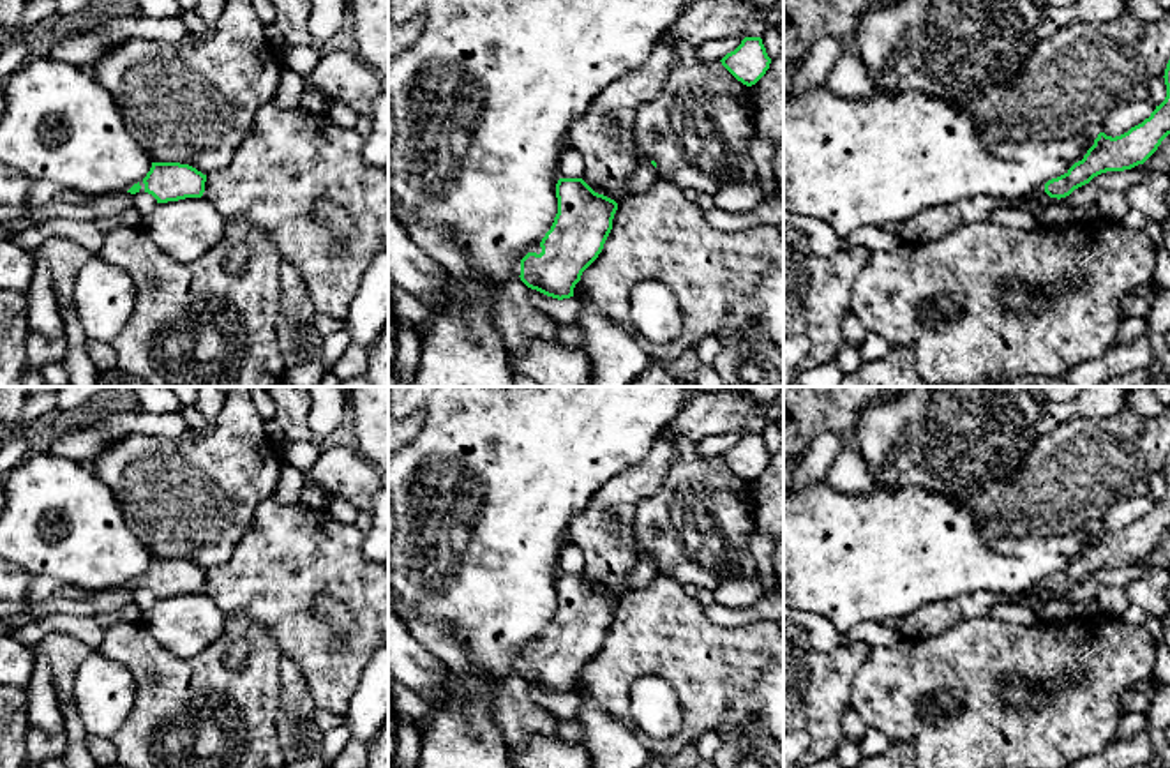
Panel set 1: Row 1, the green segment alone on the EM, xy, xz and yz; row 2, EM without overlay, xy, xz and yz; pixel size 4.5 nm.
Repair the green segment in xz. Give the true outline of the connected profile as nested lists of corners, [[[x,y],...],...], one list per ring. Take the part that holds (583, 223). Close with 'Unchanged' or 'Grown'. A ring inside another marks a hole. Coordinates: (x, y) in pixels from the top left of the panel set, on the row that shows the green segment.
[[[559,178],[556,184],[558,214],[542,242],[529,249],[515,265],[515,275],[547,297],[563,300],[574,297],[582,272],[598,258],[612,230],[618,203],[595,192],[582,178]]]. Grown

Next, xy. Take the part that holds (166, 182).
[[[152,162],[146,177],[131,185],[127,192],[152,194],[157,203],[178,201],[185,198],[201,198],[205,192],[206,175],[189,164]]]. Grown

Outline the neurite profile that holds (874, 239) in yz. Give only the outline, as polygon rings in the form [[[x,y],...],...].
[[[859,226],[842,240],[844,245],[861,245],[870,252],[889,252],[904,244],[895,231],[886,231],[875,226]]]

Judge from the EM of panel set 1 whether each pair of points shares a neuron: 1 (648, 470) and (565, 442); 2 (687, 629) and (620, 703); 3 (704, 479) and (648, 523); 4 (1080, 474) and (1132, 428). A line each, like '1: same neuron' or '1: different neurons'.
1: different neurons
2: same neuron
3: same neuron
4: same neuron

